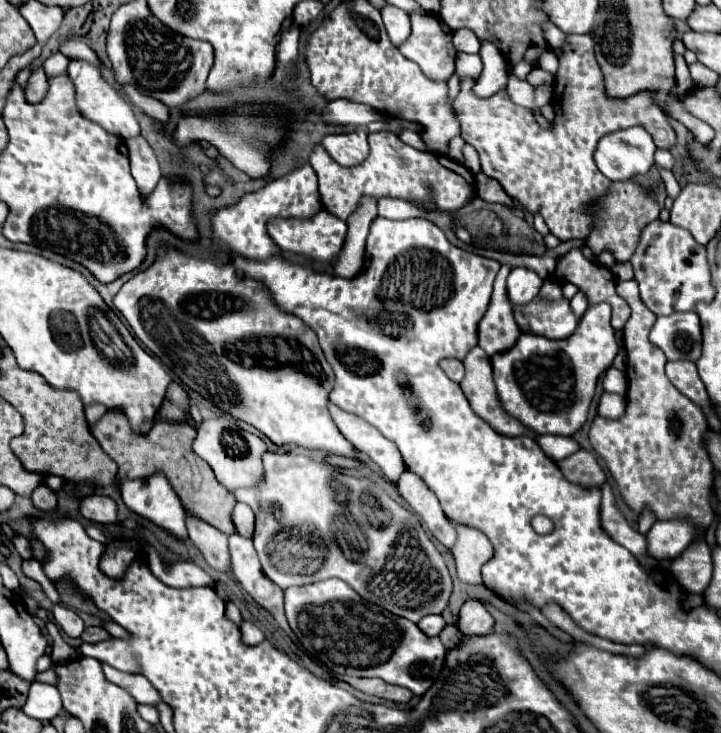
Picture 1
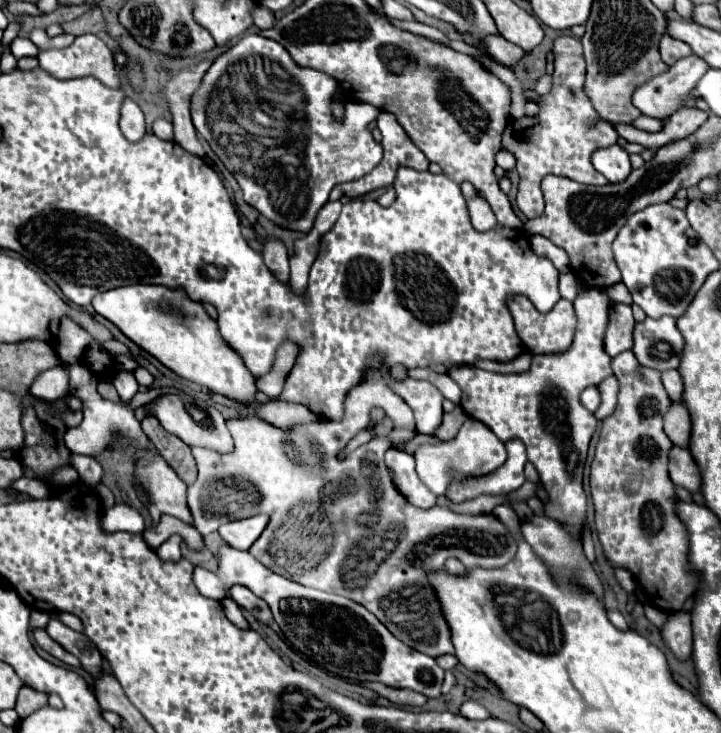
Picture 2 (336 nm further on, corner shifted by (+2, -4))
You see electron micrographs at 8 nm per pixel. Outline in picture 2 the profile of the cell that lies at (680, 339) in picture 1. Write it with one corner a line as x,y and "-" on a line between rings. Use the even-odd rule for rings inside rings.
644,319
634,327
634,355
644,367
658,371
676,369
680,365
680,355
684,349
684,339
676,327
676,319

